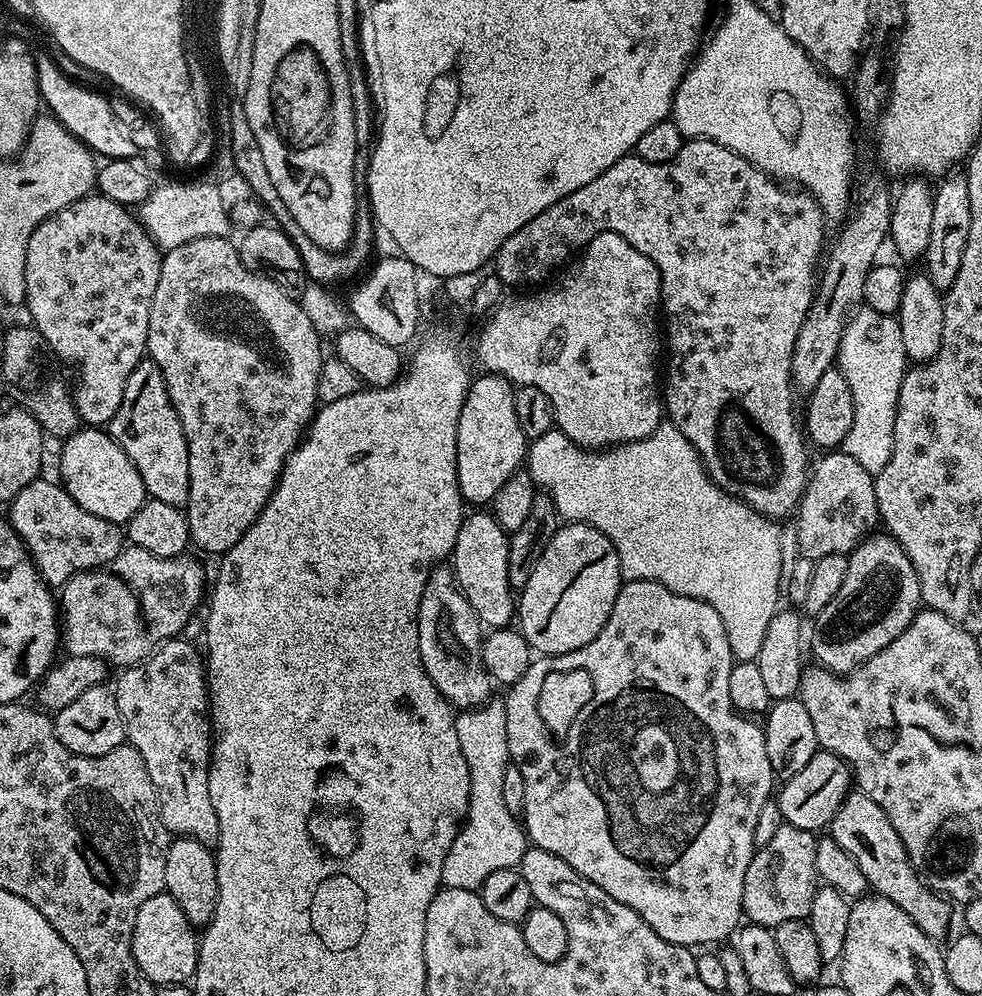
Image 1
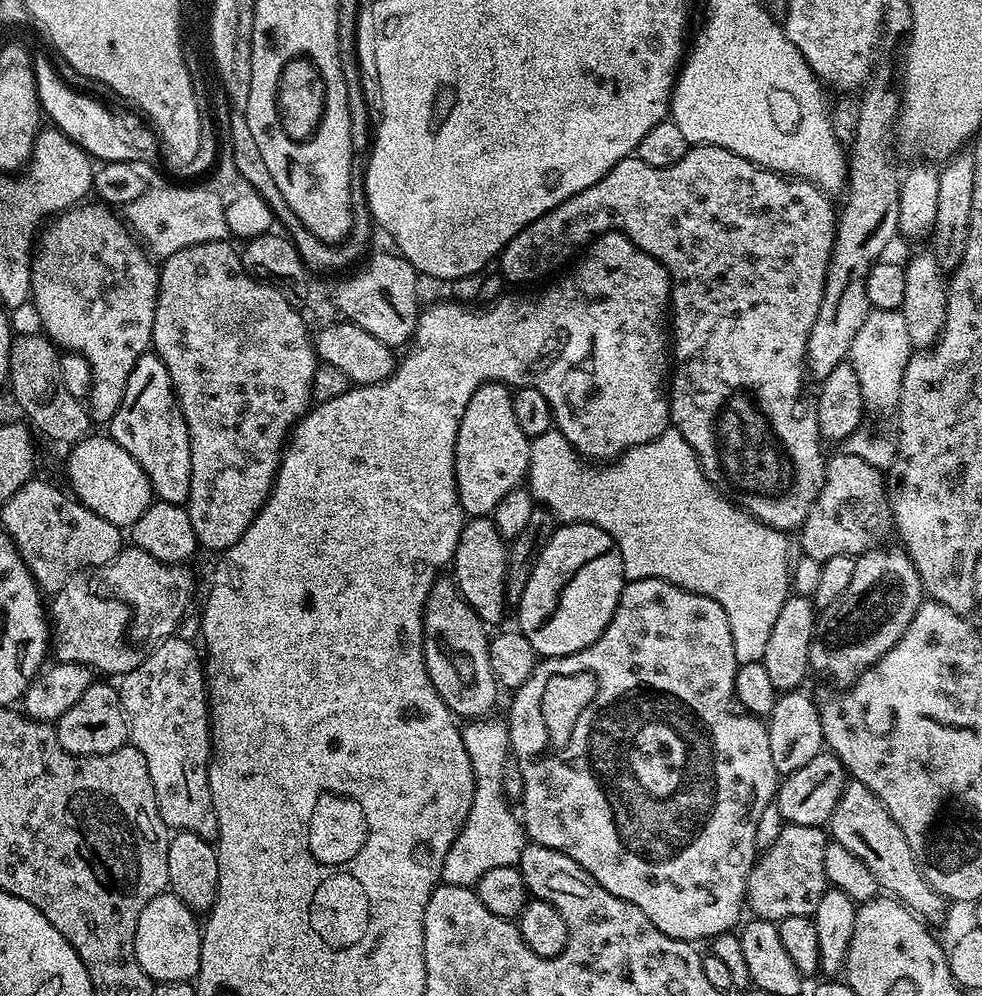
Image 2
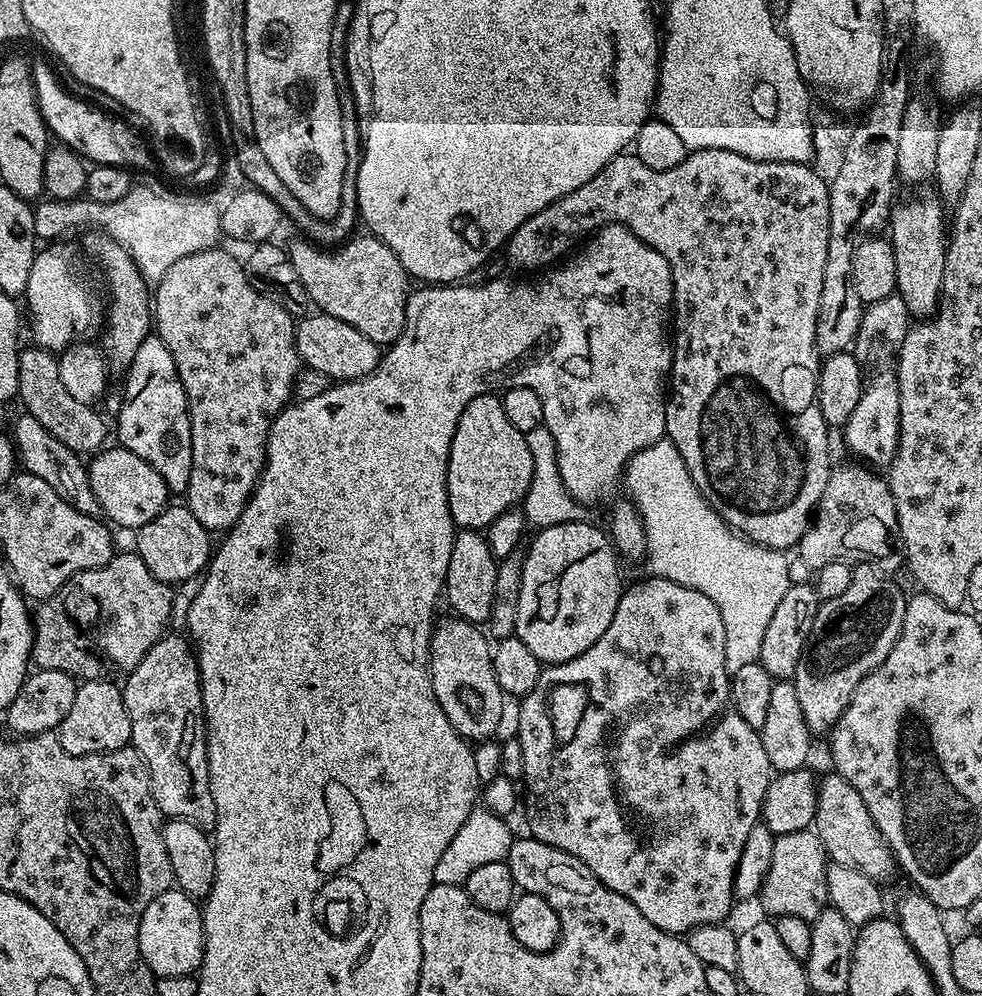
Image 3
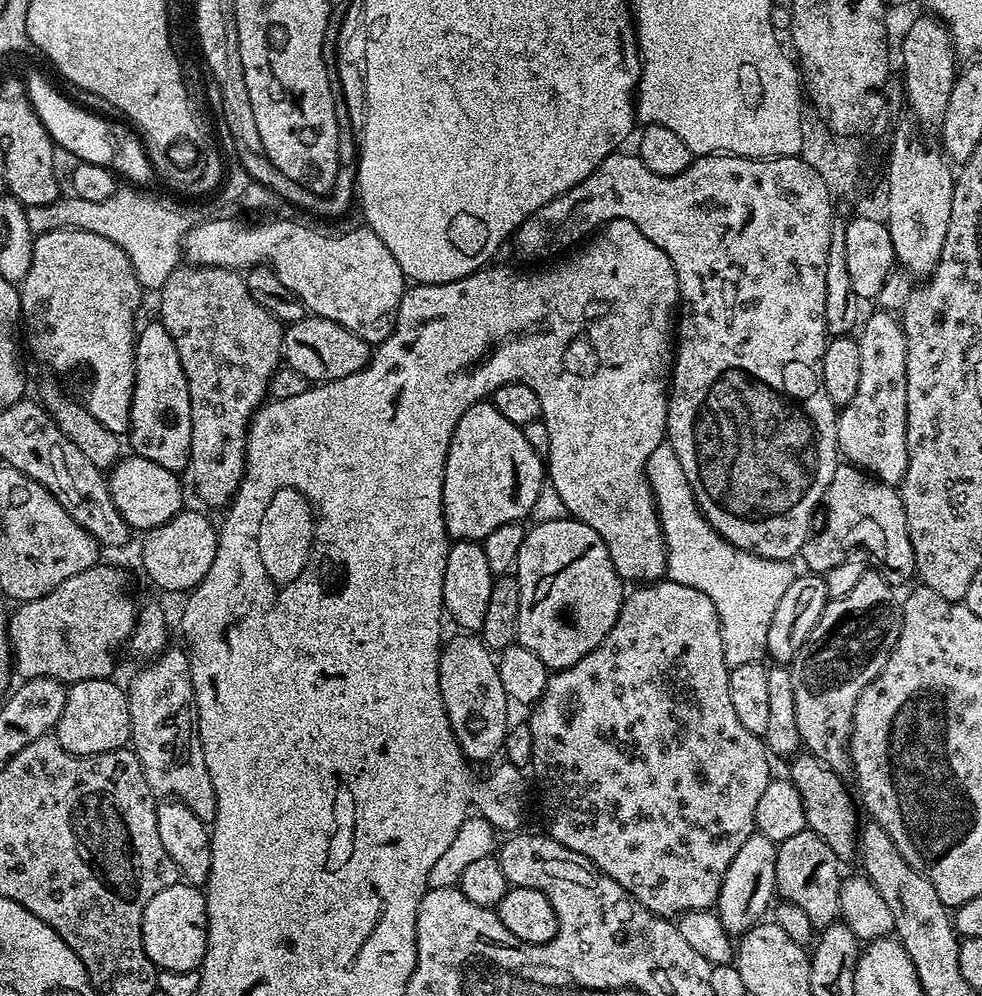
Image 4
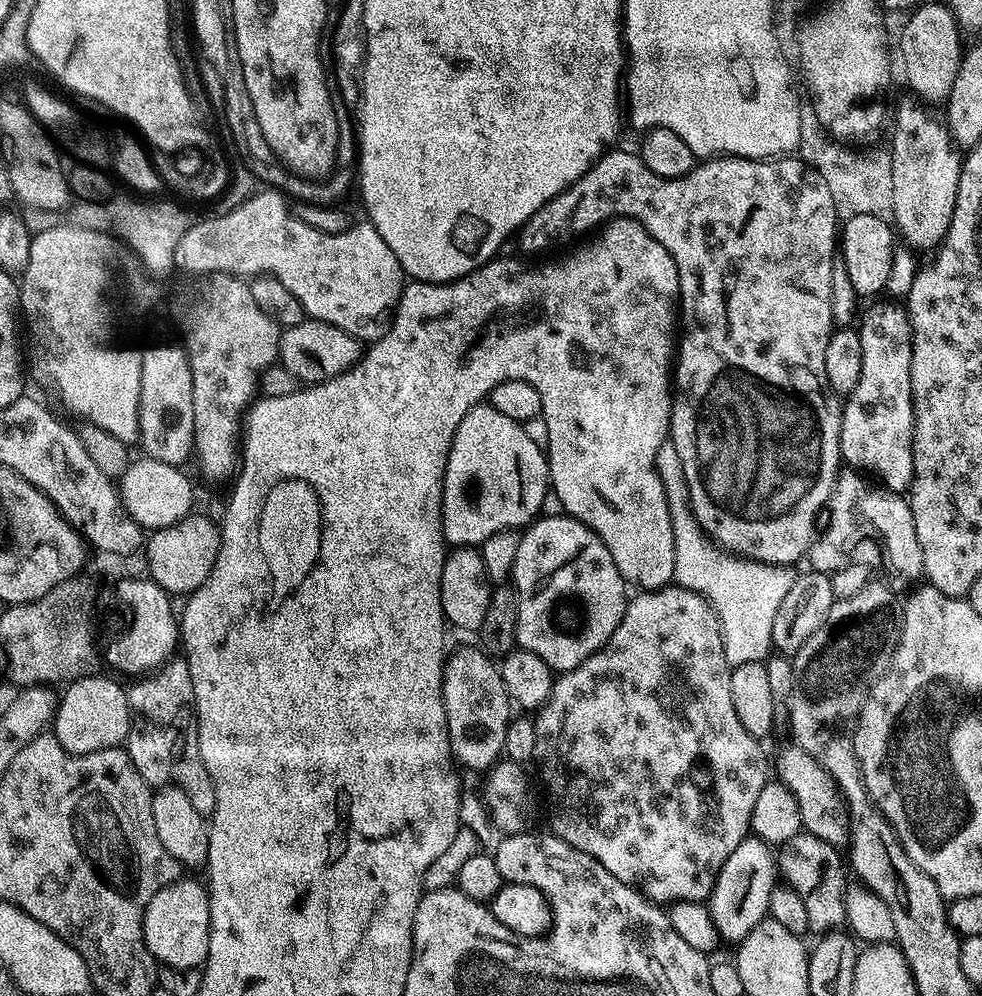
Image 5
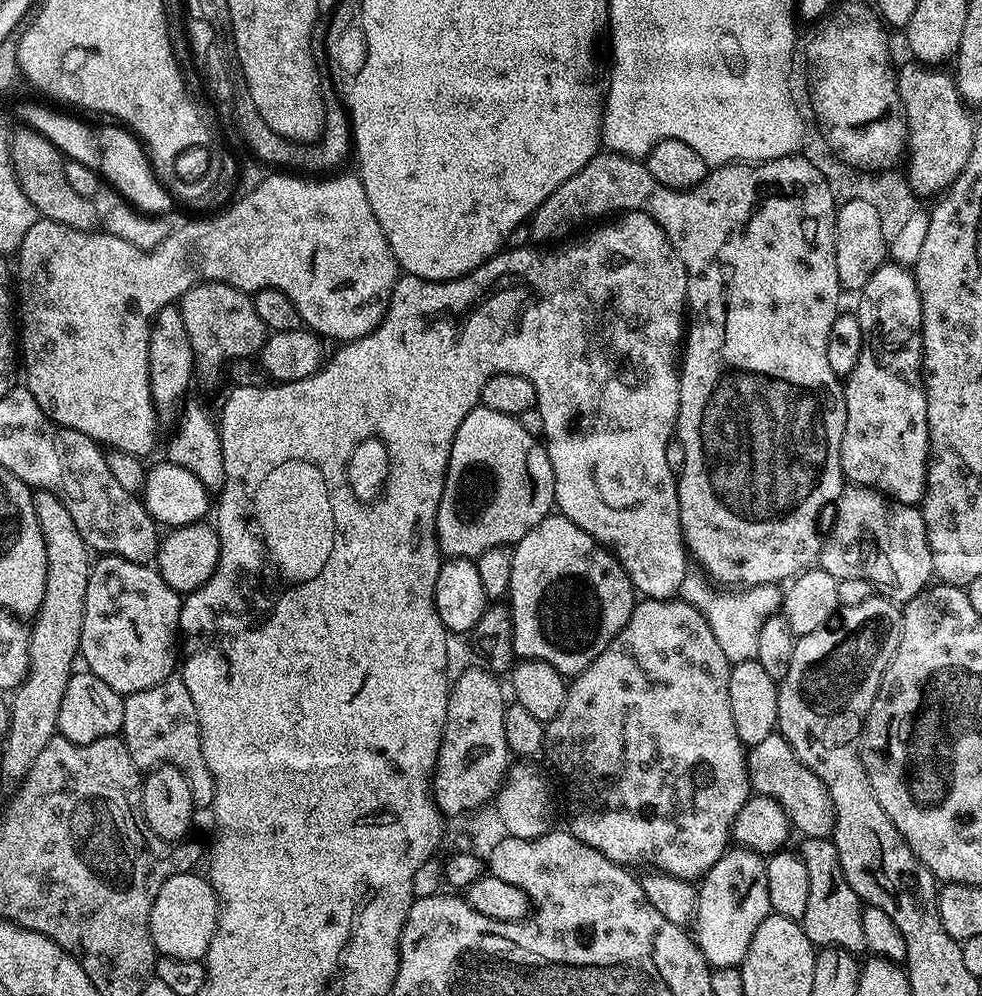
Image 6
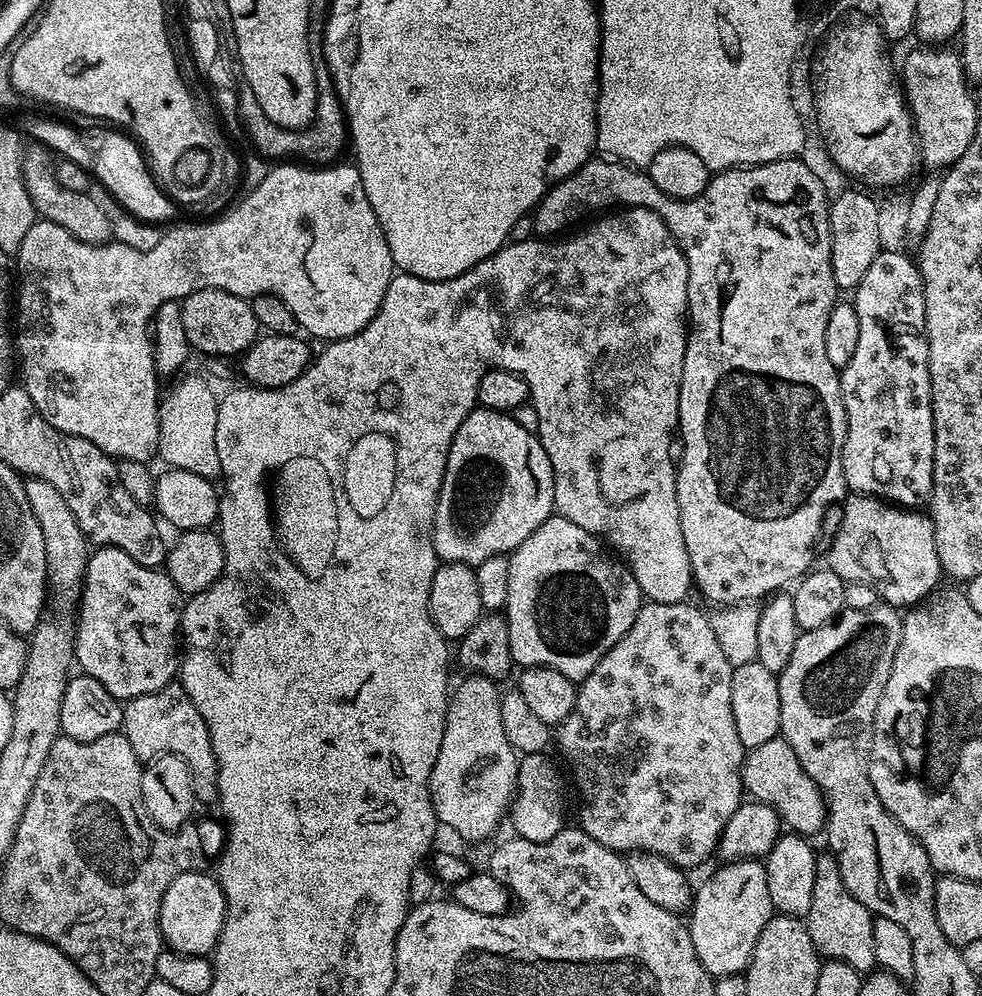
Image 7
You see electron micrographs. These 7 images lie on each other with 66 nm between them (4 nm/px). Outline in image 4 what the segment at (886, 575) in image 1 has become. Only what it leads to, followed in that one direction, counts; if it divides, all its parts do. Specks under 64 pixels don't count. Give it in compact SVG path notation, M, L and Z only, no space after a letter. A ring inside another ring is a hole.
M865 571L850 594L837 600L829 599L828 605L822 610L822 618L818 618L814 630L810 630L810 638L792 659L794 714L798 718L801 745L838 773L849 771L848 739L852 736L852 715L862 690L866 690L868 683L880 675L890 654L896 649L901 615L902 604L898 596L896 600L895 590L878 573Z

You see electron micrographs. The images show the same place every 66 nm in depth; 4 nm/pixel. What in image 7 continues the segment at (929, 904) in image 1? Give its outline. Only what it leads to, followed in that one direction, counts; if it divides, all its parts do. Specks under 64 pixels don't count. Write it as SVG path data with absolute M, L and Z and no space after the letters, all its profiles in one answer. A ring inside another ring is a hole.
M777 738L764 743L763 746L747 749L744 758L744 769L740 772L744 779L745 793L753 801L771 804L772 809L780 815L781 821L788 824L793 833L805 838L812 838L816 831L826 824L826 801L824 793L802 770L794 750L784 741Z

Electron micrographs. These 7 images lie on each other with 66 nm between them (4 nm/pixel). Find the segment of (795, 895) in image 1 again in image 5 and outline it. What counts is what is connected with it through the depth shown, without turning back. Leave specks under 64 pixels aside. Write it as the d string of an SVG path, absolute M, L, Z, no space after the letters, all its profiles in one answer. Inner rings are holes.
M803 830L778 848L779 871L806 905L808 931L812 934L835 932L843 929L847 921L844 893L850 887L849 873L846 871L845 857L841 853L840 857L836 852L839 852L837 845L822 842L822 838Z

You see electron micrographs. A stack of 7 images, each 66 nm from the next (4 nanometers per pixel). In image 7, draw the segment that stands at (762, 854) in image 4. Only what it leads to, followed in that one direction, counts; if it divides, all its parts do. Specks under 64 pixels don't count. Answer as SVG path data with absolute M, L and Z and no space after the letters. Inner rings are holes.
M741 858L719 866L721 868L701 888L695 889L690 905L692 920L687 921L694 950L713 978L747 969L754 946L774 915L766 870L759 859Z

